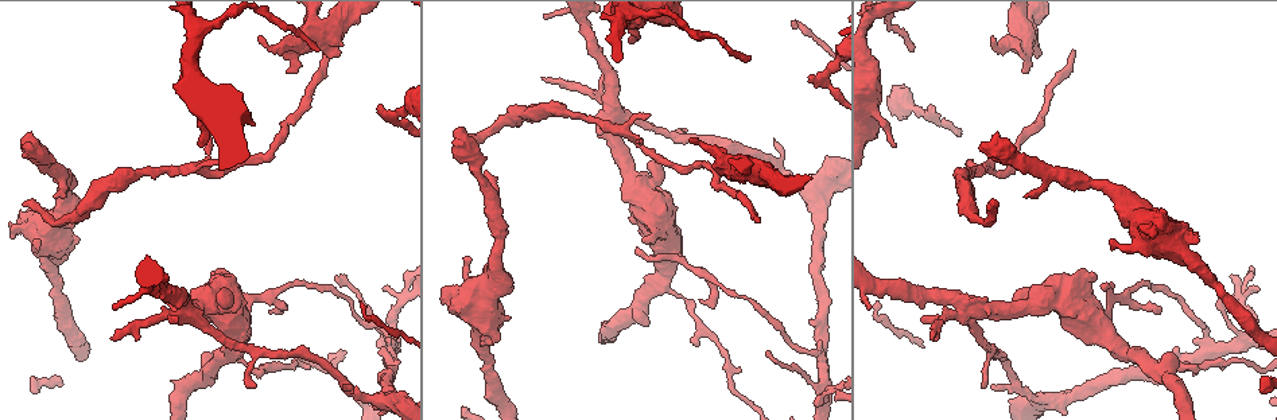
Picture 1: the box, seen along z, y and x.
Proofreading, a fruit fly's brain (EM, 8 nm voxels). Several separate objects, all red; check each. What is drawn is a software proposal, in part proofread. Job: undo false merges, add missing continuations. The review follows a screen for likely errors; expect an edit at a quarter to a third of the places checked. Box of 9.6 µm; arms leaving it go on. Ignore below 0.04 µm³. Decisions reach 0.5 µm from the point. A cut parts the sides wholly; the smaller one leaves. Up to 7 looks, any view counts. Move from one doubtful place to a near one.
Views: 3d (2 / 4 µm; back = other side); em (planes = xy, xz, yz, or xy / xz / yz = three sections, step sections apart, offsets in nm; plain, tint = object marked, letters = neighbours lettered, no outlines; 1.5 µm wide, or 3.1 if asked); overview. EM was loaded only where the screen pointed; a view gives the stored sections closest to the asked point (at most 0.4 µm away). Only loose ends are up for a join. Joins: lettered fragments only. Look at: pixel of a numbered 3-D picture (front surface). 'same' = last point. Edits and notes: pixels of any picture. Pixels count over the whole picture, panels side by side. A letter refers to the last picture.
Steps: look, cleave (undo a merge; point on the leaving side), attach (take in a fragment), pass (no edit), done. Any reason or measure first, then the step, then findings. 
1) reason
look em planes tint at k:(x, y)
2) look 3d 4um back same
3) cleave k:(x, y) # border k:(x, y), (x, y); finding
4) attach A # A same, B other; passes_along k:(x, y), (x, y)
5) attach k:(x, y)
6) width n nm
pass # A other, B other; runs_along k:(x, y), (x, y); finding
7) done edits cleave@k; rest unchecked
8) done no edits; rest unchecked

sudden change in width
look 3d 4um at 1:(502, 246)

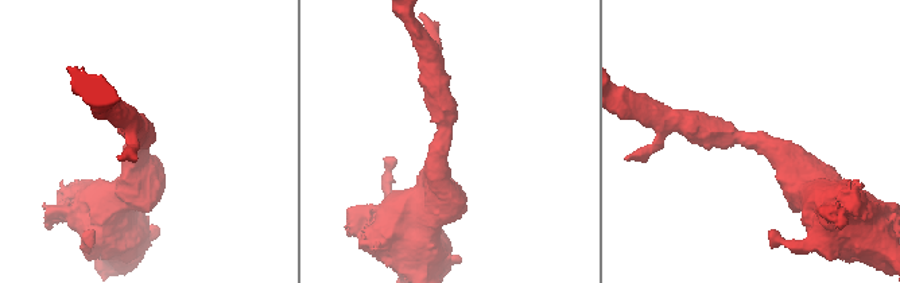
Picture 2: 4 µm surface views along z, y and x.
arm_widths 360, 400 nm; need the tissue
look em planes letters at 2:(446, 135)

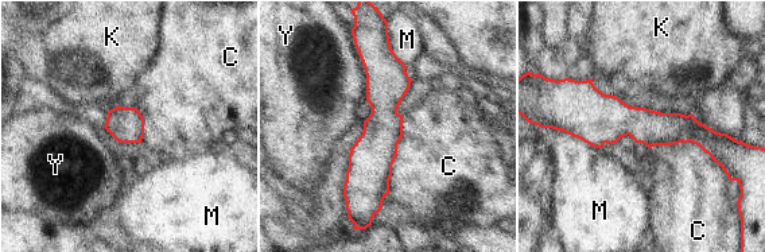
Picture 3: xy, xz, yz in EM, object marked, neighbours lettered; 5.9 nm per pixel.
width 200 nm
pass # C other, K other, M other, Y other; border 3:(649, 147), (692, 142), (727, 178); continuous, no second neuron

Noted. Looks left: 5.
tapers out
look em xz step 4 letters at 1:(642, 142)

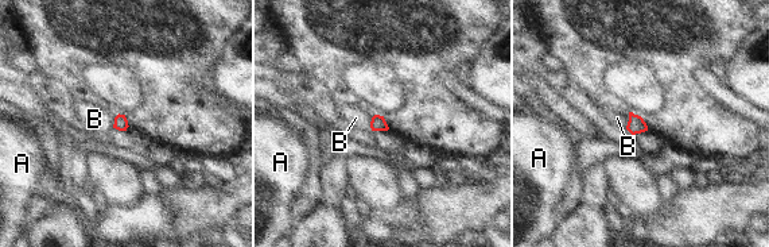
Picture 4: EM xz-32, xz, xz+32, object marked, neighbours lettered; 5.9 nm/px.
pass # A other, B other; border 4:(375, 114), (371, 130); no lettered fragment goes on from it

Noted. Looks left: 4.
free end
look em yz step 4 tint at 1:(748, 60)

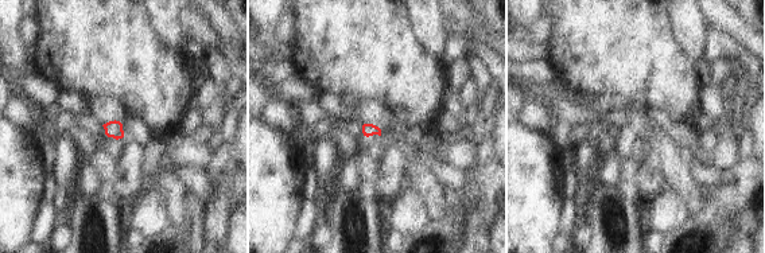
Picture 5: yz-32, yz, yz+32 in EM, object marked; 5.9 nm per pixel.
another direction
look em xz step 4 letters same

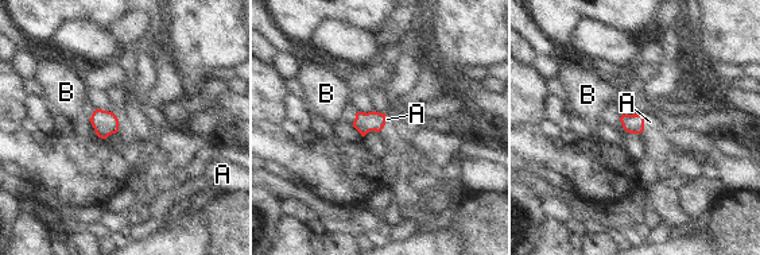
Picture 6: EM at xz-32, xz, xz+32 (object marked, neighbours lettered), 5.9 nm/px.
attach A # A same, B other; passes_along 6:(634, 123), (643, 122), (650, 122); it goes on there

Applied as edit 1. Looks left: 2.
done edits attach@6; rest unchecked

